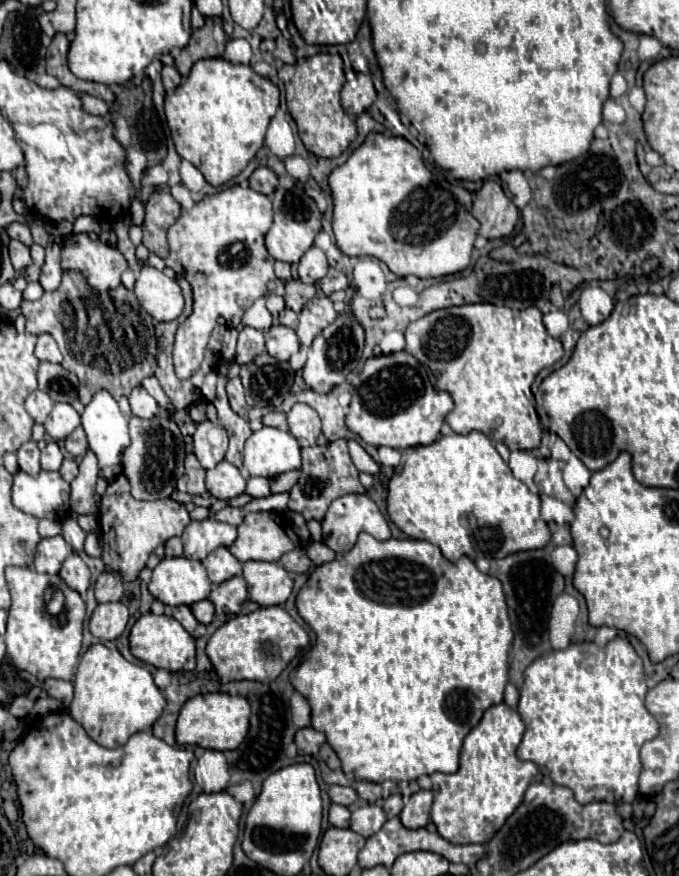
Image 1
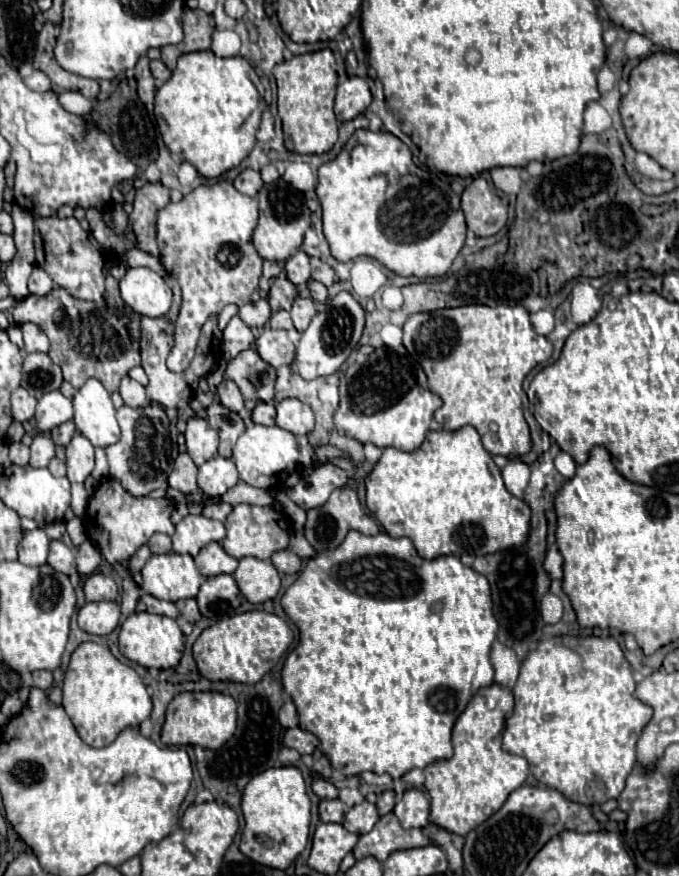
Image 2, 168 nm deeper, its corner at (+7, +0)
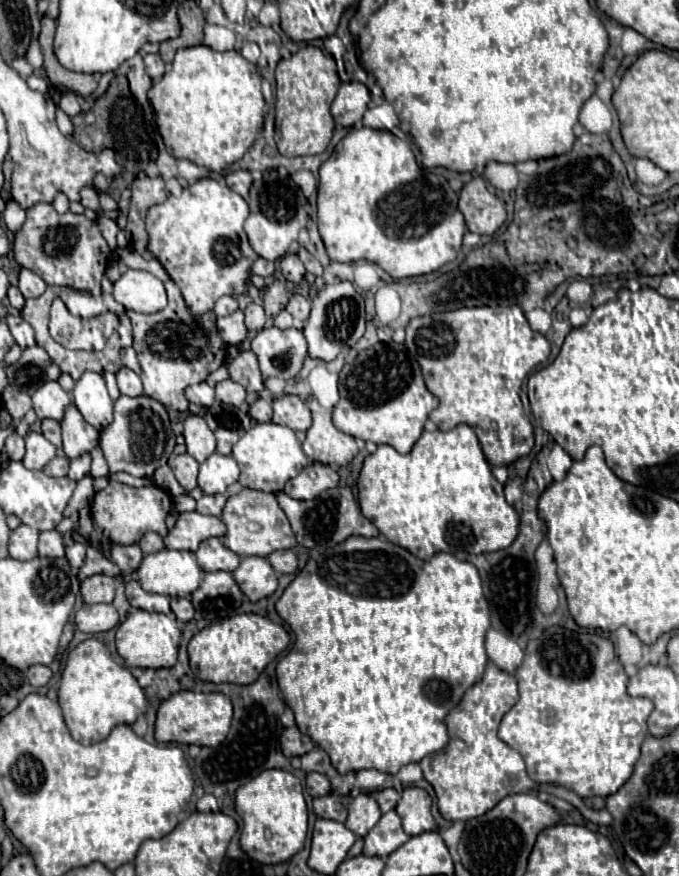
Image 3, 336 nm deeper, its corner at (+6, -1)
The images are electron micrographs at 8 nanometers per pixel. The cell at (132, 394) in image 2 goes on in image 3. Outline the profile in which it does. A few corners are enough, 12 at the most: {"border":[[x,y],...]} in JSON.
{"border":[[122,367],[116,383],[122,395],[142,395],[142,381],[134,371]]}

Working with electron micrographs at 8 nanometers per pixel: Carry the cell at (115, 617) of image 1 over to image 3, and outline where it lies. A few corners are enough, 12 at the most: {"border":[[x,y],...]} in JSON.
{"border":[[112,603],[82,605],[74,623],[84,633],[118,625]]}

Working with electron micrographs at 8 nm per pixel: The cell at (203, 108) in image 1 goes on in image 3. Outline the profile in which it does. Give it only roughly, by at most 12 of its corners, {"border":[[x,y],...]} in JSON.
{"border":[[178,49],[148,91],[176,159],[222,171],[264,121],[256,65]]}

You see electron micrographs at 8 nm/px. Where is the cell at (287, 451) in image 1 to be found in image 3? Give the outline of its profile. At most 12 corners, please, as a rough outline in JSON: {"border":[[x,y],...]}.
{"border":[[256,423],[234,445],[238,483],[280,493],[306,465],[296,433]]}

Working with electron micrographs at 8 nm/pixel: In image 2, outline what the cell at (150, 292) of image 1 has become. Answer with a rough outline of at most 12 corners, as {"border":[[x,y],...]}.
{"border":[[129,268],[119,286],[141,316],[165,316],[171,288],[149,268]]}

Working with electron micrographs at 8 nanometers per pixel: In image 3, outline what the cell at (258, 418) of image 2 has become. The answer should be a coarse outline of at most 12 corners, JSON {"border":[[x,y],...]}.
{"border":[[258,397],[250,405],[256,421],[272,419],[272,401]]}

